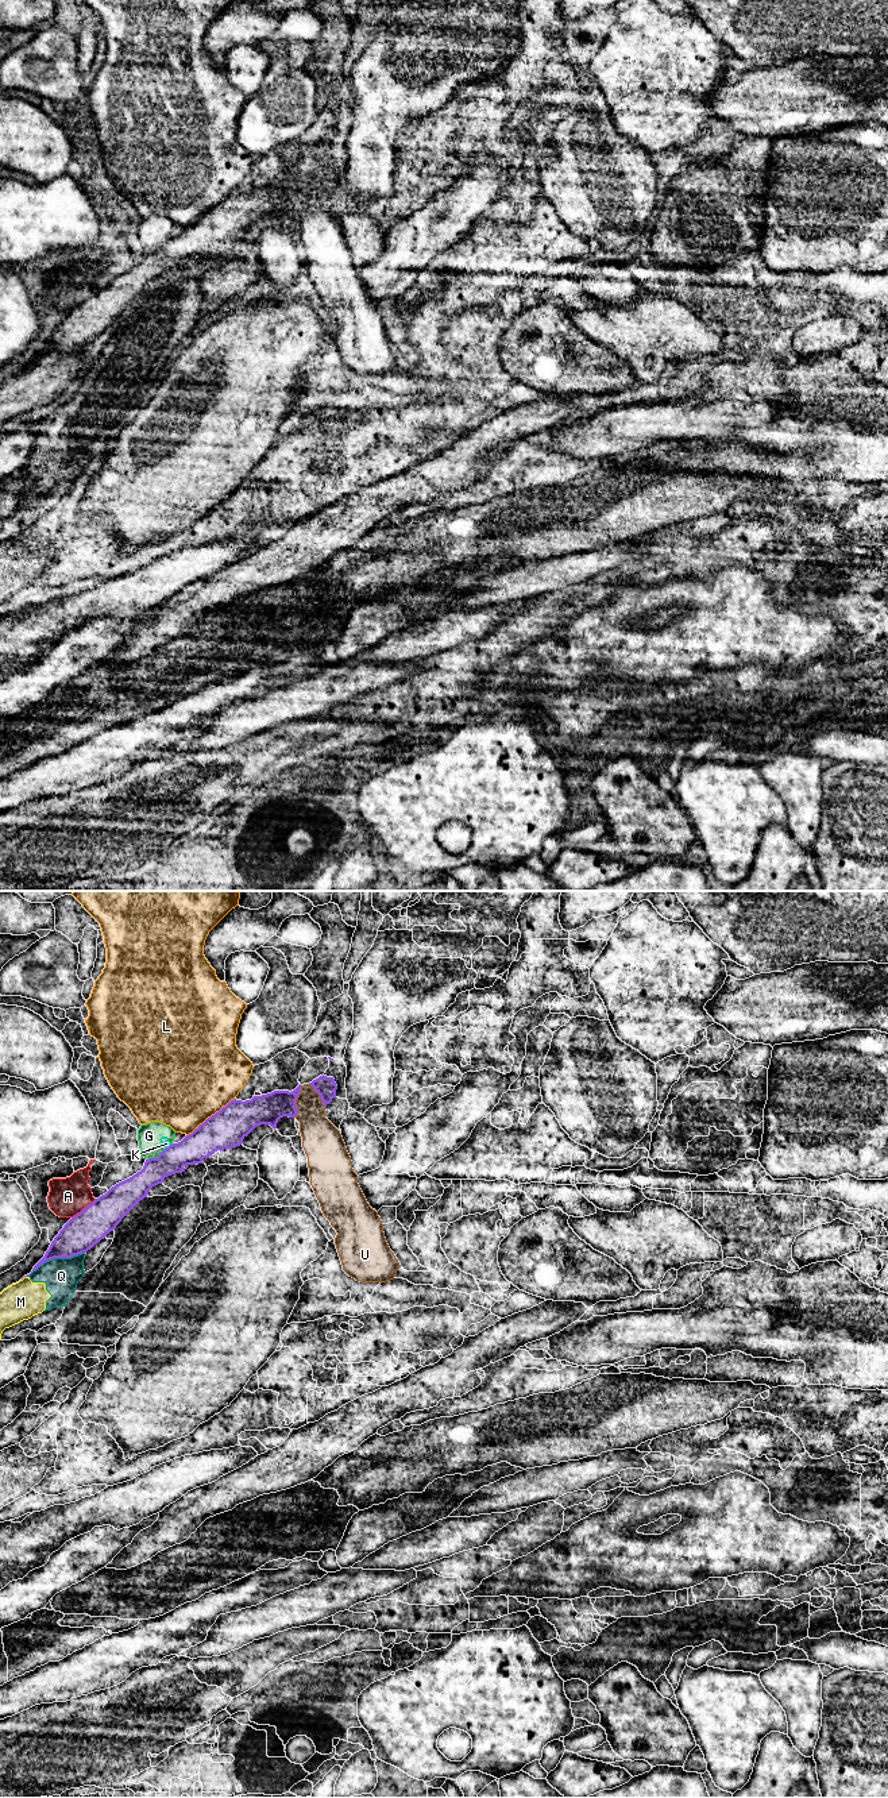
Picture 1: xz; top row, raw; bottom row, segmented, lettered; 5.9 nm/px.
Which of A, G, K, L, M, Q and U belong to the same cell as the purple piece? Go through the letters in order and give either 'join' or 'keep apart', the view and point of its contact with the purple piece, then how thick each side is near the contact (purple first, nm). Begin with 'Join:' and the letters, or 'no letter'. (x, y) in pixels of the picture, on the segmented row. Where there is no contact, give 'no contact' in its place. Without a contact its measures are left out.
Join: no letter
A: keep apart; meets purple in xz at (85, 1207); 220 nm thick on the purple side, 220 nm on the other
G: keep apart; meets purple in xz at (155, 1158); 170 nm thick on the purple side, 140 nm on the other
K: keep apart; meets purple in xz at (169, 1146); 180 nm thick on the purple side, 50 nm on the other
L: keep apart; meets purple in xz at (211, 1117); 220 nm thick on the purple side, 500 nm on the other
M: keep apart; meets purple in xz at (24, 1276); 100 nm thick on the purple side, 220 nm on the other
Q: keep apart; meets purple in xz at (56, 1257); 220 nm thick on the purple side, 220 nm on the other
U: keep apart; meets purple in xz at (294, 1102); 180 nm thick on the purple side, 200 nm on the other

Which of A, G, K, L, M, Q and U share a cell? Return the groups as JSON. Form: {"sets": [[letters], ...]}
{"sets": [["A"], ["G", "K"], ["L"], ["M", "Q"], ["U"]]}

